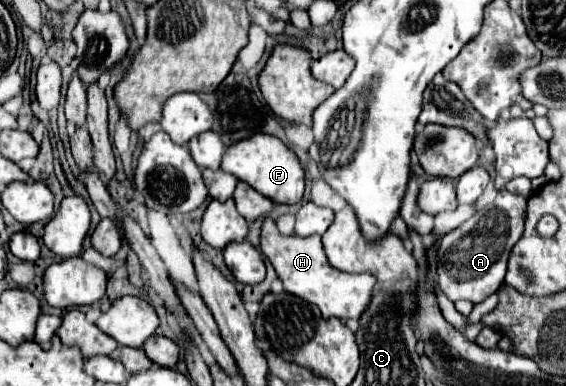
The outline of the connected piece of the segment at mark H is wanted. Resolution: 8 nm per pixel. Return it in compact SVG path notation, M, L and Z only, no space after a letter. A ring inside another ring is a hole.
M265 217L263 227L261 227L261 251L265 257L271 261L273 269L277 271L279 279L283 281L285 291L317 305L321 313L327 317L337 317L337 319L359 319L361 311L365 311L369 303L369 293L371 287L375 285L375 279L367 273L353 275L353 273L343 273L337 271L329 265L325 251L321 247L321 237L311 235L311 237L297 237L297 235L281 235L275 227L275 221Z

